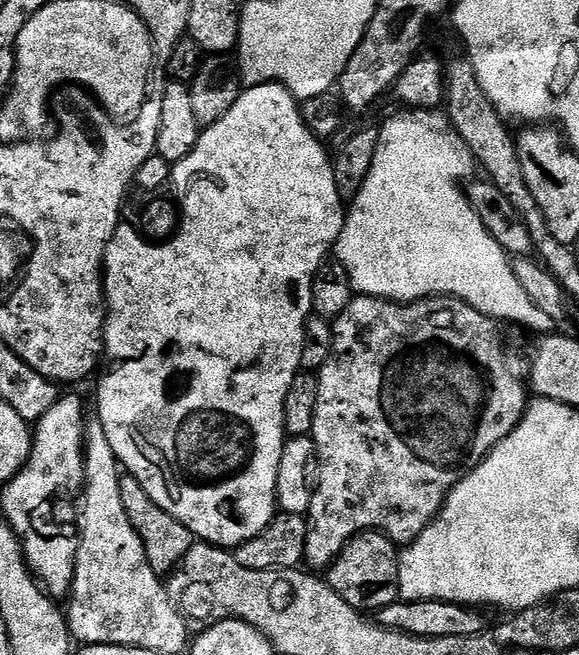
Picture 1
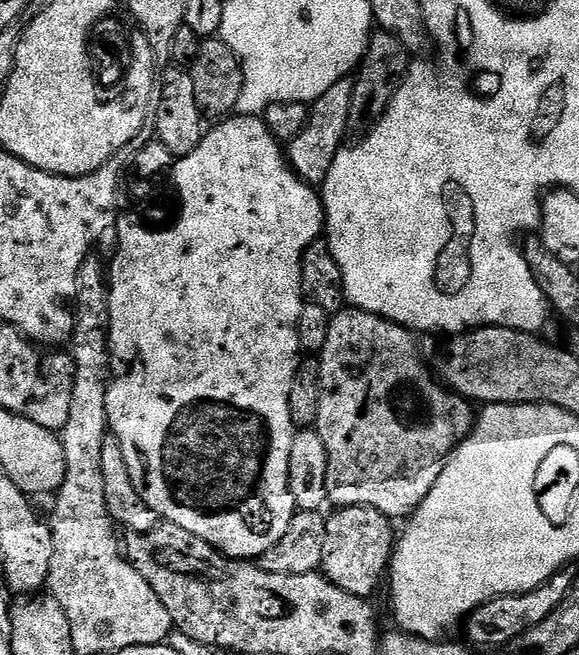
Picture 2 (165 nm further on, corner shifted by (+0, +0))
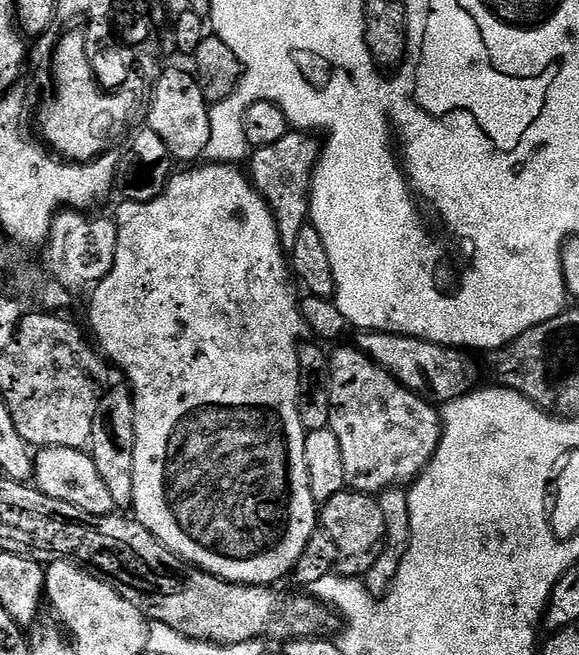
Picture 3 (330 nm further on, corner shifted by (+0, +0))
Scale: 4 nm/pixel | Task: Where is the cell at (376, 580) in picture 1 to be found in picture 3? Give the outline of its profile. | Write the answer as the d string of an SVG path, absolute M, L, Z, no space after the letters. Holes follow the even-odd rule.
M345 490L334 494L318 512L322 530L330 534L334 547L338 550L336 572L349 578L362 578L374 566L380 547L384 544L386 521L382 519L382 506L378 506L376 496L367 492Z

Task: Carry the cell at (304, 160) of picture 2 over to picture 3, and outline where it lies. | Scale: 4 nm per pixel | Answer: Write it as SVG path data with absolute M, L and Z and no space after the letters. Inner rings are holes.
M289 130L284 137L278 139L278 142L257 148L251 153L252 185L274 214L280 244L285 250L292 249L302 226L309 223L312 206L312 171L316 169L316 163L320 160L321 147L321 141L315 135Z

